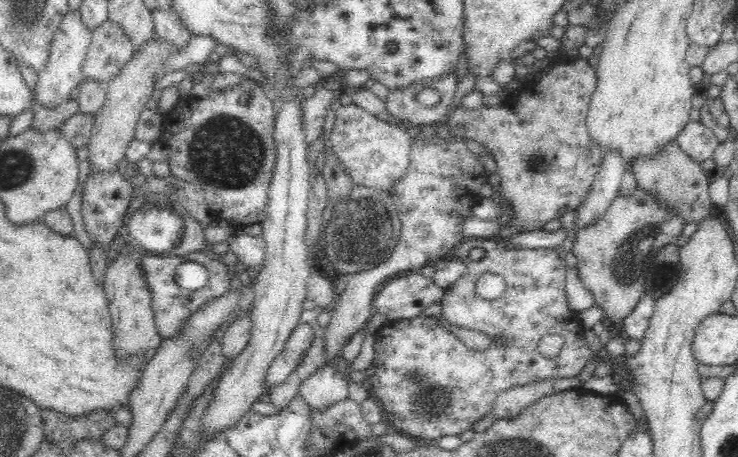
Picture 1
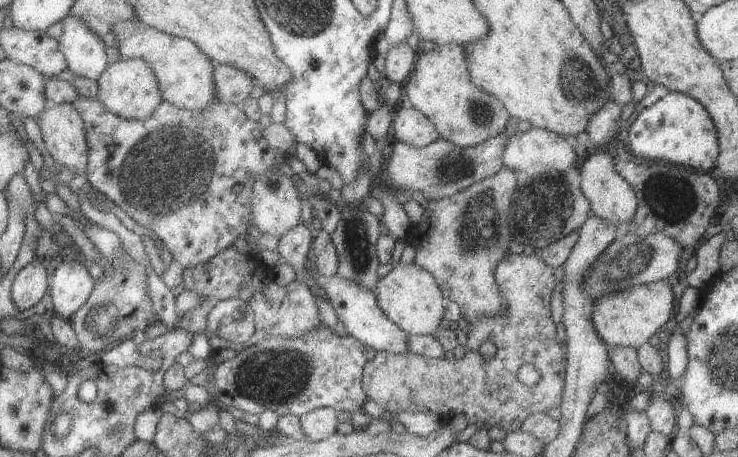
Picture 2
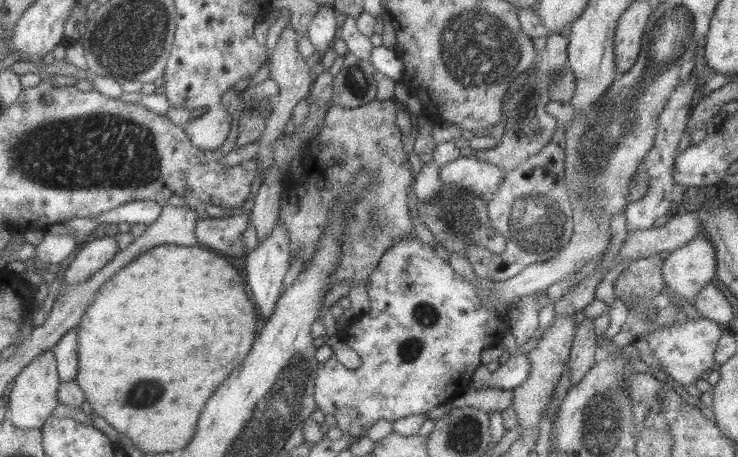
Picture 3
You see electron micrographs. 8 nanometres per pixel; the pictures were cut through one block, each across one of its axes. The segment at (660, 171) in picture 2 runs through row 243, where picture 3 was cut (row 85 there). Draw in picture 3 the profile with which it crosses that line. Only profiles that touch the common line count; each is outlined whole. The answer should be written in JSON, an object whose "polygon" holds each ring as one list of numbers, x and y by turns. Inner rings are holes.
{"polygon":[[689,74,686,80,680,80,675,85,675,89,671,92,663,111,659,113,657,121,655,121,655,137,653,137,653,145,651,149,643,155,643,159,639,161,639,170,645,170,649,176,649,187,647,191,633,202,627,202,625,206,625,226,627,231,631,229,648,229,655,226,666,218,671,212,673,200,671,198,671,189,673,188,673,163,675,158,675,148,679,144,679,139,683,136,686,122,688,121,689,104,695,94,695,75]]}

